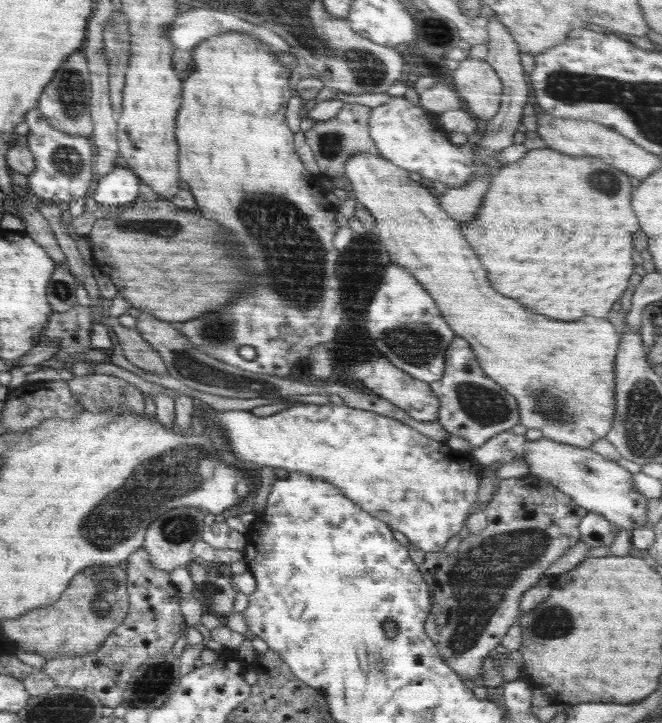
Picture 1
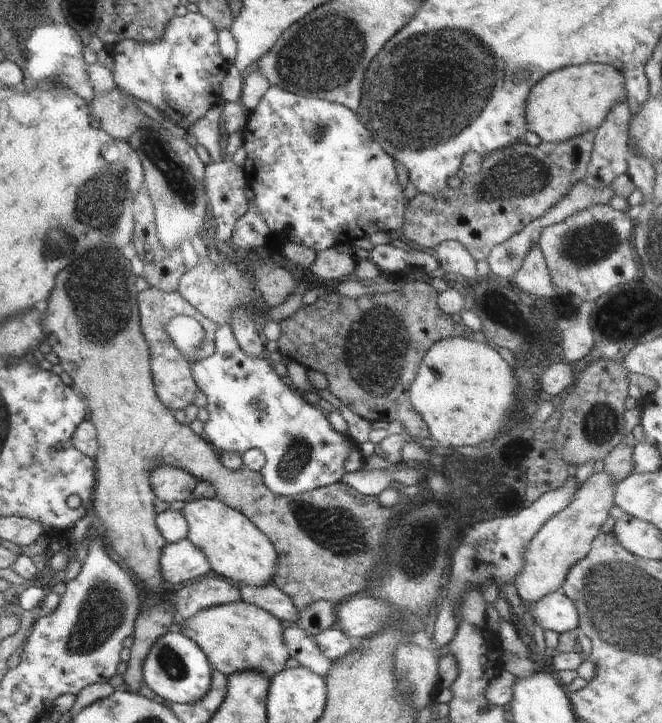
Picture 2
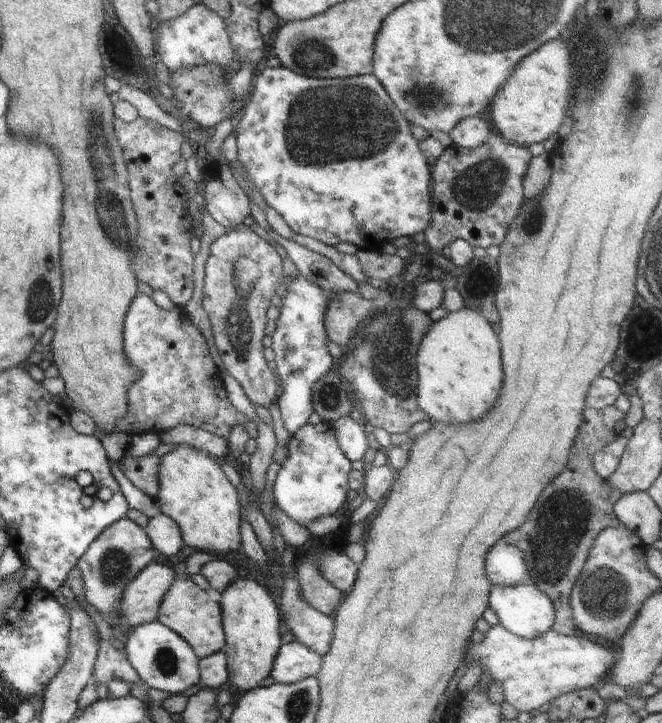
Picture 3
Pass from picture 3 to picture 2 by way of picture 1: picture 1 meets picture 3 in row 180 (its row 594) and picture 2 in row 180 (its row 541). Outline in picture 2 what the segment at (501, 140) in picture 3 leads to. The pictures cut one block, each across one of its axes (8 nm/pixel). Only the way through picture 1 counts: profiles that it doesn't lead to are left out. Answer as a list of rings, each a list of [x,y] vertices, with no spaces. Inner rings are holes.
[[[593,132],[564,143],[542,141],[537,146],[531,146],[525,142],[518,142],[486,155],[480,171],[461,180],[459,190],[447,187],[438,195],[418,193],[410,199],[403,217],[402,234],[426,250],[435,250],[443,241],[460,242],[477,262],[487,261],[494,246],[504,243],[534,220],[545,216],[550,208],[568,195],[574,184],[583,180],[595,140]]]

